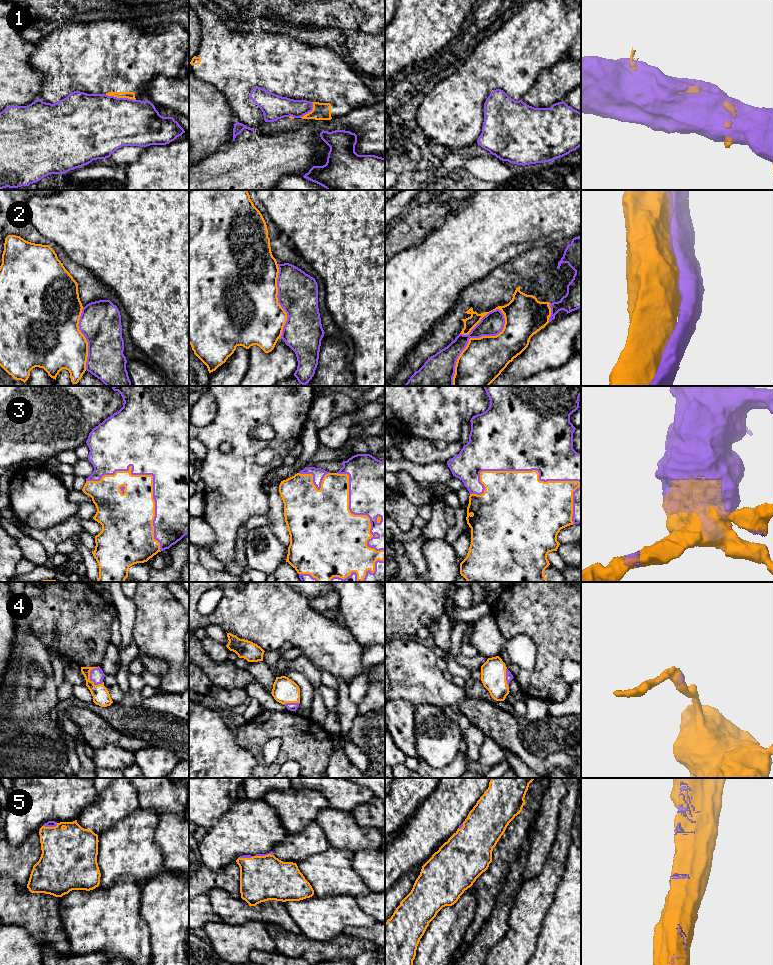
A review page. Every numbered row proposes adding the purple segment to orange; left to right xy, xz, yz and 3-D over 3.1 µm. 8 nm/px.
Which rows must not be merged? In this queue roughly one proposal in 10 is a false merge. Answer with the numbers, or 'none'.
1, 2

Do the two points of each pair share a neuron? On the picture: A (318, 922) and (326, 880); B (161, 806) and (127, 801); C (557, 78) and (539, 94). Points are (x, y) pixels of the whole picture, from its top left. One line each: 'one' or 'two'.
A: two
B: two
C: one

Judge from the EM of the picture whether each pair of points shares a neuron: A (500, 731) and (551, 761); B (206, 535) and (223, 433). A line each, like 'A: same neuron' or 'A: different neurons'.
A: same neuron
B: different neurons

